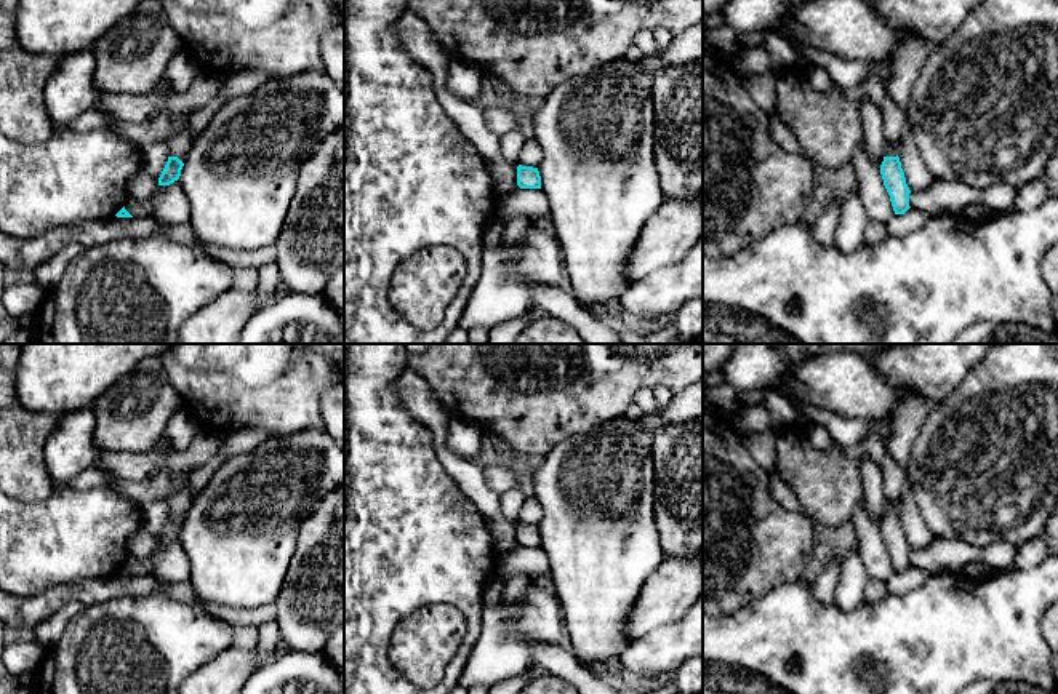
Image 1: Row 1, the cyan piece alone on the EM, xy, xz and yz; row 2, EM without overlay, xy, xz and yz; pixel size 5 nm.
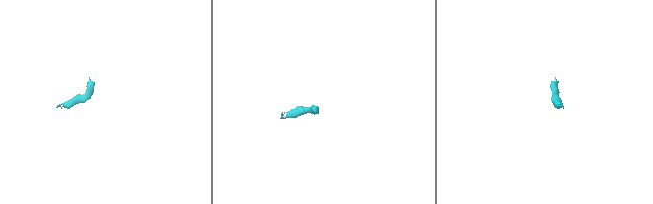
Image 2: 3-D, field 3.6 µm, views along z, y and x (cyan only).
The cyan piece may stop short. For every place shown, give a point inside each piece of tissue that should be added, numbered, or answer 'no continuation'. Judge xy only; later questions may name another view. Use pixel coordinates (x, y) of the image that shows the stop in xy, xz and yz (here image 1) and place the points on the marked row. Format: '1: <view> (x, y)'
1: xy (180, 146)

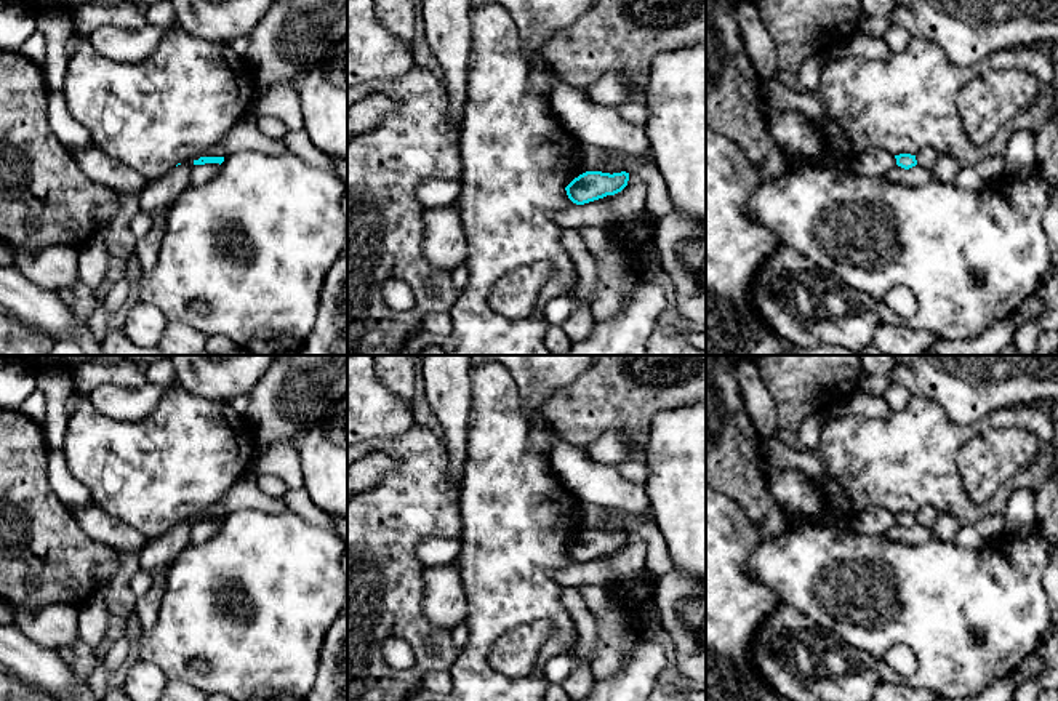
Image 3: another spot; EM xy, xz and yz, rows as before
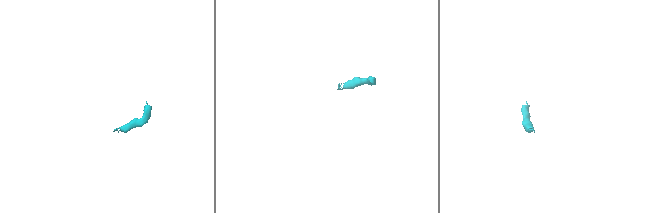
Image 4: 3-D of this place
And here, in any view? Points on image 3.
1: xy (157, 197)

